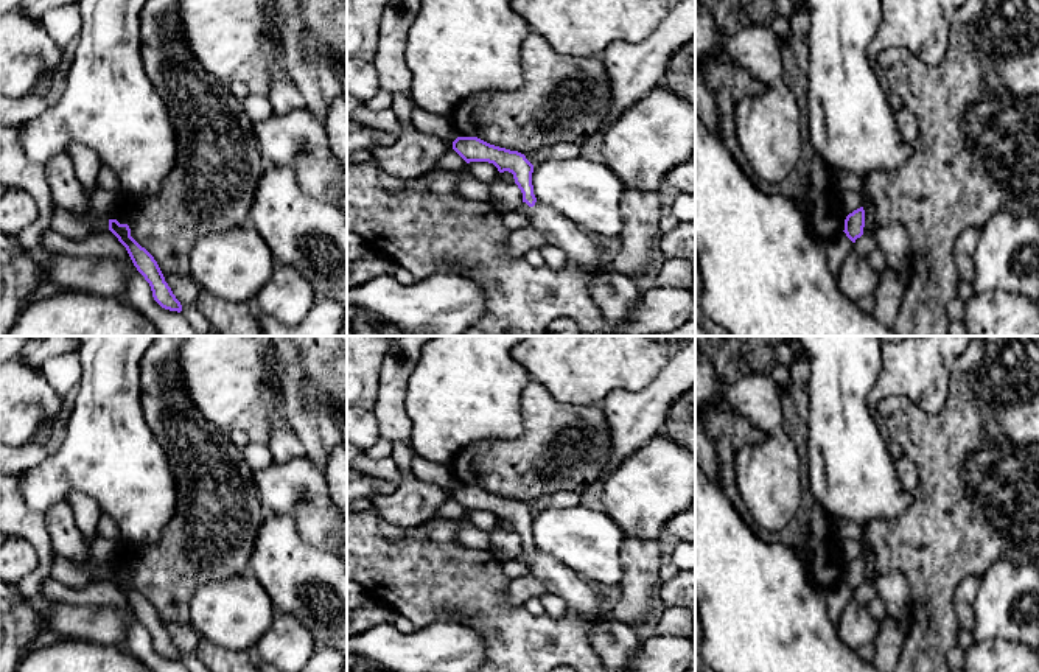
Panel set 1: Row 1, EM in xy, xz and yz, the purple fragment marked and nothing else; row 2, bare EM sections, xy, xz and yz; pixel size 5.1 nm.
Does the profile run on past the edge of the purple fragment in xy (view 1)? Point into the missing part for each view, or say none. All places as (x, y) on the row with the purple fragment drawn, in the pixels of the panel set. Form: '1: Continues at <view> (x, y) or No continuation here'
1: No continuation here

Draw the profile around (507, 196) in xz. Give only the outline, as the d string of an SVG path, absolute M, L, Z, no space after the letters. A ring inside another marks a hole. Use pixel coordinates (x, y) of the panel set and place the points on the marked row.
M499 174L490 182L490 188L495 193L492 204L499 212L513 212L523 204L523 193L516 184L506 184Z

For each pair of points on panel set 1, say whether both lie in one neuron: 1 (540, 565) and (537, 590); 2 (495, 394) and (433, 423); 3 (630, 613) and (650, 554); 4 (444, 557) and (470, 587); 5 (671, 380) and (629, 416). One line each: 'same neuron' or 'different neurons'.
1: different neurons
2: same neuron
3: same neuron
4: same neuron
5: same neuron

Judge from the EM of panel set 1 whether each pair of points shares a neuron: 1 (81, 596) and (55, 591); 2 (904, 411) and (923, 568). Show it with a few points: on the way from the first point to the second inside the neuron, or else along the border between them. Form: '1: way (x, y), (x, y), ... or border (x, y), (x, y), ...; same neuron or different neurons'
1: way (75, 596), (61, 593); same neuron
2: way (932, 450), (932, 529); same neuron

